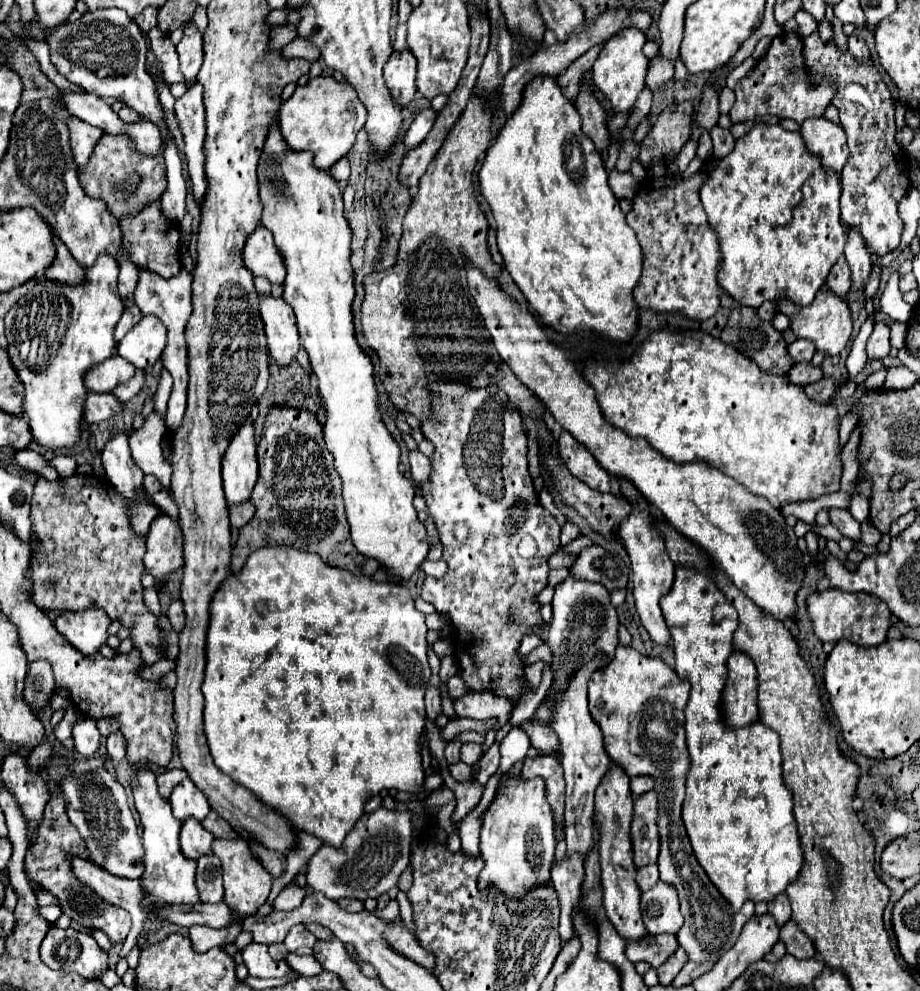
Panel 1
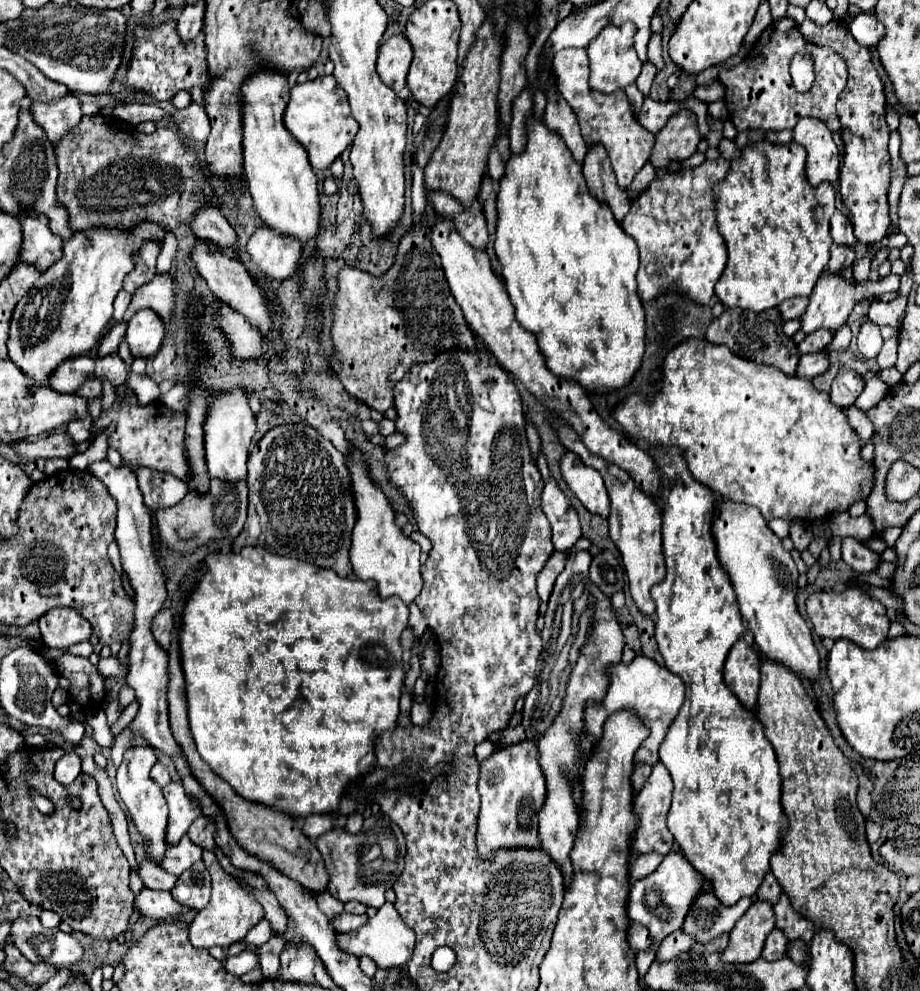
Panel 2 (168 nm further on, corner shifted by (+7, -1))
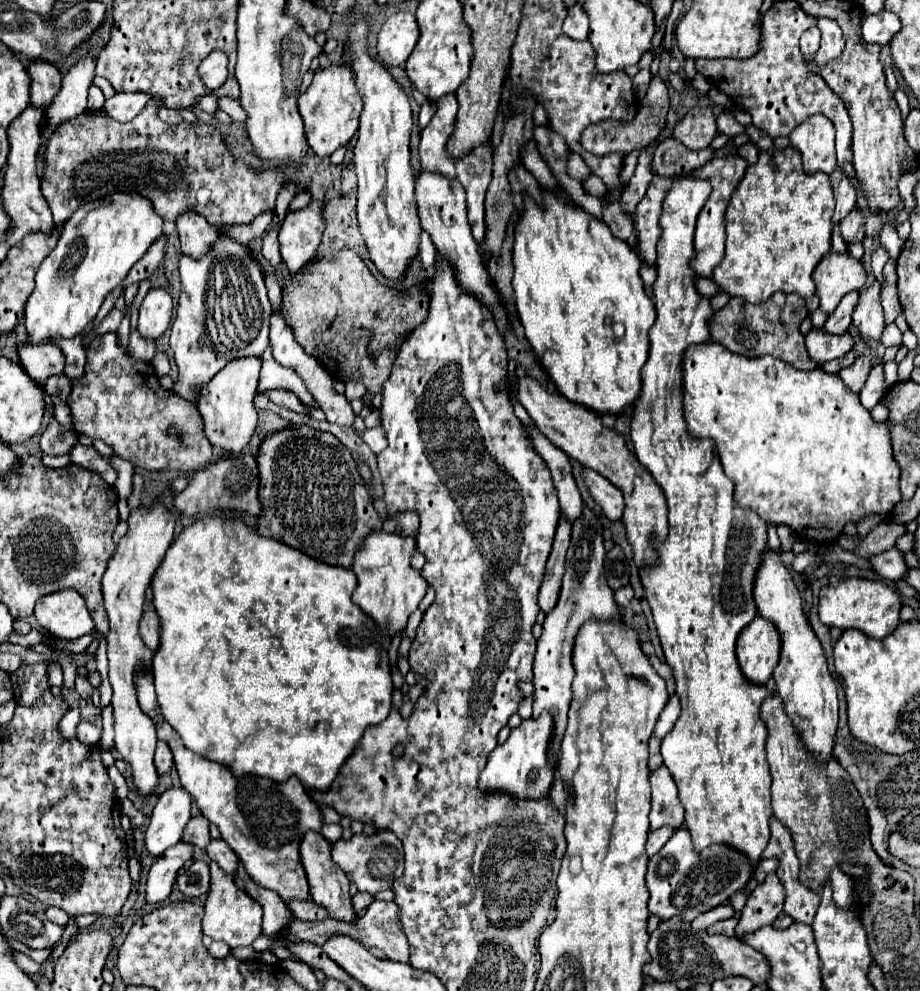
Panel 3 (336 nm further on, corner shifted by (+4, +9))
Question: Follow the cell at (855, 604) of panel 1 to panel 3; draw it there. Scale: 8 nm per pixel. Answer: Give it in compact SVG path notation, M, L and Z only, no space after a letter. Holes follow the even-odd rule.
M860 577L844 579L836 585L826 585L820 591L818 617L828 627L838 629L860 629L872 639L884 639L900 623L900 595L884 581L868 581Z

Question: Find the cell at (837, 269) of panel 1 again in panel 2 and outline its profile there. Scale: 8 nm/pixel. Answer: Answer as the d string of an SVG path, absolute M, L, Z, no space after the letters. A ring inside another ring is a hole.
M833 243L833 247L831 247L831 259L829 259L827 269L833 275L843 275L843 269L851 267L853 259L855 259L855 251L851 247L839 247L839 245Z

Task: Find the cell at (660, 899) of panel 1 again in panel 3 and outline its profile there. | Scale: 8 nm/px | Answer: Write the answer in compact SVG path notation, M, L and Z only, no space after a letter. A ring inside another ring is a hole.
M682 827L670 837L660 853L650 859L646 875L646 885L650 891L648 911L660 919L684 915L684 921L692 921L698 915L726 903L736 891L748 885L752 875L754 865L750 865L750 859L742 851L730 845L710 845L696 853L690 833Z

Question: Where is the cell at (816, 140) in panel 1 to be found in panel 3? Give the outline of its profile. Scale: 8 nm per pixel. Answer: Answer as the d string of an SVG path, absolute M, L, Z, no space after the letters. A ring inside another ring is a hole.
M814 115L800 123L792 135L790 143L802 155L802 167L810 173L832 173L836 169L836 149L834 149L834 125L822 117Z

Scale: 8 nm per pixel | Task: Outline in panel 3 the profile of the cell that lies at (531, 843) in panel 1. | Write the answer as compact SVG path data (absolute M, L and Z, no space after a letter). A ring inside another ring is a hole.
M544 711L538 719L526 719L520 723L520 727L512 729L508 741L492 751L486 769L480 773L480 789L506 791L512 797L524 799L540 799L542 795L546 795L554 781L554 769L550 763L552 729L554 719L548 711Z

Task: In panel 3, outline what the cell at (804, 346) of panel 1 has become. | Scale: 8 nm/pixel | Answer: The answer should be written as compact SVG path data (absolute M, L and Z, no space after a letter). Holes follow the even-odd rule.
M858 291L848 293L848 295L840 301L840 305L836 307L836 311L828 317L828 321L826 321L824 327L826 327L830 333L846 333L848 327L850 327L850 323L852 323L852 311L854 311L856 301L858 301Z

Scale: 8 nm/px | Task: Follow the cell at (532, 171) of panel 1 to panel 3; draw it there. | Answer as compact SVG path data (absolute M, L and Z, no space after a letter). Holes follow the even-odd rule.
M544 189L544 209L540 209L534 201L524 197L526 201L526 213L520 217L516 225L516 243L514 243L514 295L516 295L516 309L518 309L518 319L524 327L524 335L530 341L540 365L546 369L548 377L554 381L558 393L566 397L572 403L578 403L586 409L592 409L596 413L612 413L612 415L622 415L626 407L634 407L636 401L640 399L640 389L642 389L642 379L640 379L640 369L644 367L650 351L650 339L648 331L656 321L656 309L652 299L644 293L642 279L638 275L640 269L640 257L630 249L628 243L618 241L616 237L610 237L610 229L606 229L606 223L600 223L592 215L584 213L582 207L568 207L554 193L546 193Z

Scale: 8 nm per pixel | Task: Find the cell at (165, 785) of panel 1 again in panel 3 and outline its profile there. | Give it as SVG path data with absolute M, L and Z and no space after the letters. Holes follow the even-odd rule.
M158 741L158 745L156 745L154 765L156 765L156 771L158 771L160 775L168 773L168 771L172 769L172 765L174 765L174 761L172 761L172 753L170 753L170 749L168 749L168 745L166 745L164 741Z

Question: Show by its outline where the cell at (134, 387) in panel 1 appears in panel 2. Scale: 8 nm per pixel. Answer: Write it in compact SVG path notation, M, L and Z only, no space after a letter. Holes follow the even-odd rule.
M87 381L83 387L79 387L77 395L85 395L87 399L103 399L103 385L101 381Z

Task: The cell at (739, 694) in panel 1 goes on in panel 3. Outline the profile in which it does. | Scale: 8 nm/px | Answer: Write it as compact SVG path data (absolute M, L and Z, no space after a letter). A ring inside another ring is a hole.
M760 615L742 629L736 643L736 655L742 673L750 679L750 683L766 685L778 665L780 645L782 641L776 625Z

